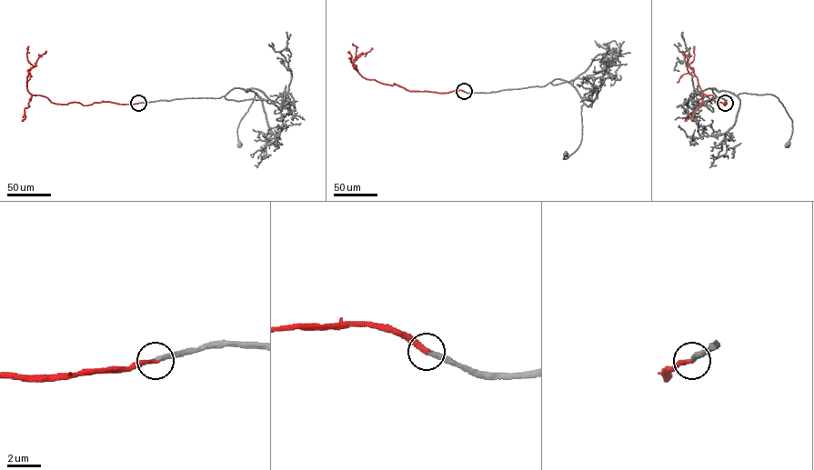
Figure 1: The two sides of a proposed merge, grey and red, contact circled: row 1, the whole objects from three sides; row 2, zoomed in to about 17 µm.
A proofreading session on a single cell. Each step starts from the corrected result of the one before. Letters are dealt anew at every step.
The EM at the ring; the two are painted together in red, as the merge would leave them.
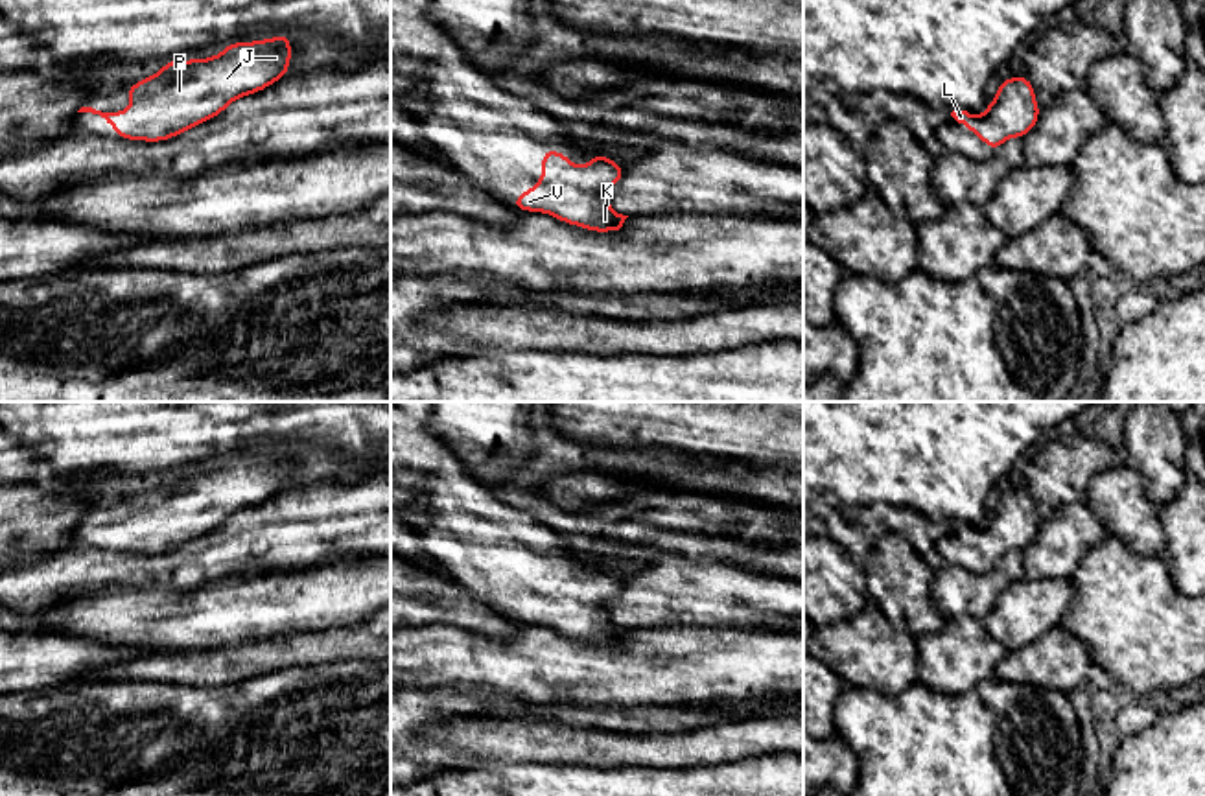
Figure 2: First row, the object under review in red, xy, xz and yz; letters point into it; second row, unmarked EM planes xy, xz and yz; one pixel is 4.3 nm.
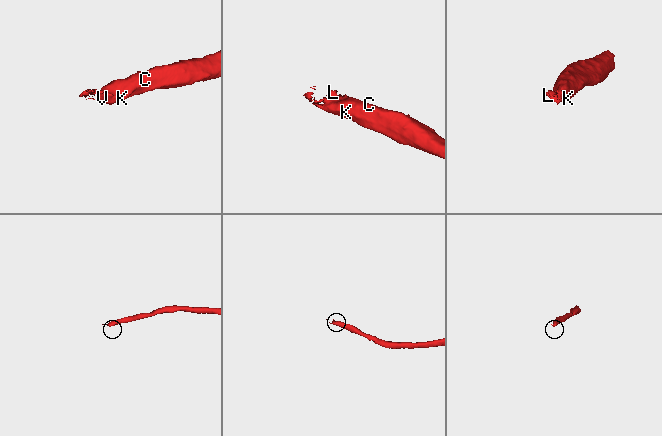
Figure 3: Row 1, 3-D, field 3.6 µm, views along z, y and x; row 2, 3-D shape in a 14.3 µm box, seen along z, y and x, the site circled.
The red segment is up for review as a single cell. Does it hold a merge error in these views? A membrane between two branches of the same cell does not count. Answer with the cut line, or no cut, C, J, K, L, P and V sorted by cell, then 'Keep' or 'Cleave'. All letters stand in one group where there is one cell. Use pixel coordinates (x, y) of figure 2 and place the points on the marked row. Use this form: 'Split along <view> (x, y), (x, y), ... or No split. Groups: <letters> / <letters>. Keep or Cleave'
No split. Groups: C J K L P V. Keep

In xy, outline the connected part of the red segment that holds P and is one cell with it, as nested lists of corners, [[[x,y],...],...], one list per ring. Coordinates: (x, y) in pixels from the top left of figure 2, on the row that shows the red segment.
[[[291,35],[230,42],[221,53],[208,59],[173,59],[157,74],[127,87],[125,94],[131,98],[131,111],[101,112],[92,107],[81,107],[77,112],[99,114],[114,127],[114,135],[123,140],[164,142],[219,116],[238,98],[262,92],[287,76],[289,64]]]

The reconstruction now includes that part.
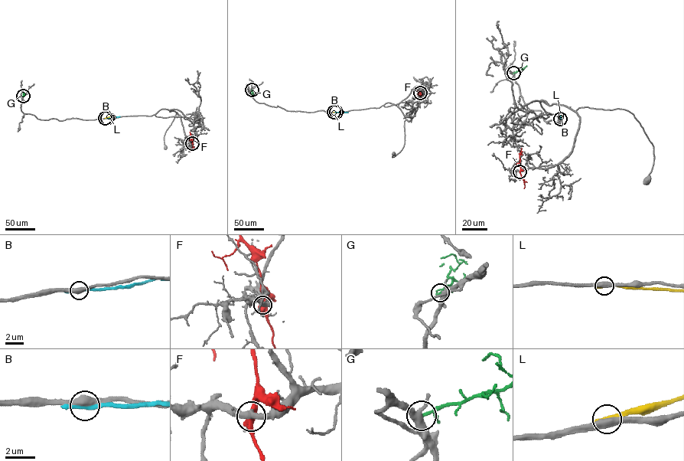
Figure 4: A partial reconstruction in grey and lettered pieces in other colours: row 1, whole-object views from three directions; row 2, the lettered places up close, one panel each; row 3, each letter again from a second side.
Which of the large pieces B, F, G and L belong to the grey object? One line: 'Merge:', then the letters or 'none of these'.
Merge: none of these

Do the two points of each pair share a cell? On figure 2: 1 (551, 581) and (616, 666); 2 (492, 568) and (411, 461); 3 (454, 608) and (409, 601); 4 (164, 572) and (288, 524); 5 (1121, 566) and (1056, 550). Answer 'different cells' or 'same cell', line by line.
1: different cells
2: same cell
3: same cell
4: same cell
5: different cells

